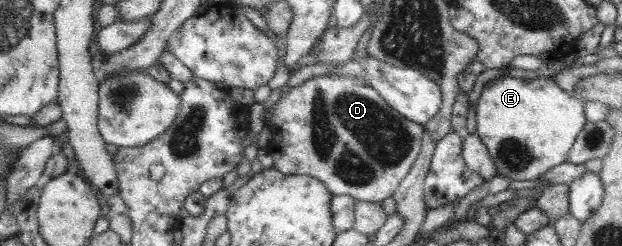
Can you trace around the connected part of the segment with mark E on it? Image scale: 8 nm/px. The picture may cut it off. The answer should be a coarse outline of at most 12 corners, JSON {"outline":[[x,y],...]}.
{"outline":[[548,78],[491,80],[476,108],[498,174],[536,181],[588,121]]}

